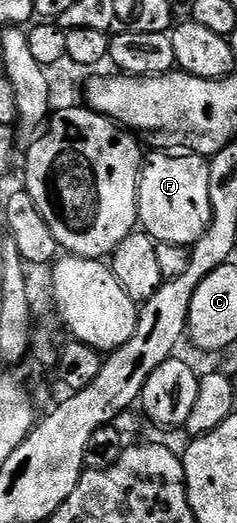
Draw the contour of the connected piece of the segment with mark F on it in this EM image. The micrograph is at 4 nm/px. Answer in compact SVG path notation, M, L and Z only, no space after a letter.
M155 150L139 170L139 224L160 244L195 244L211 225L208 157Z

